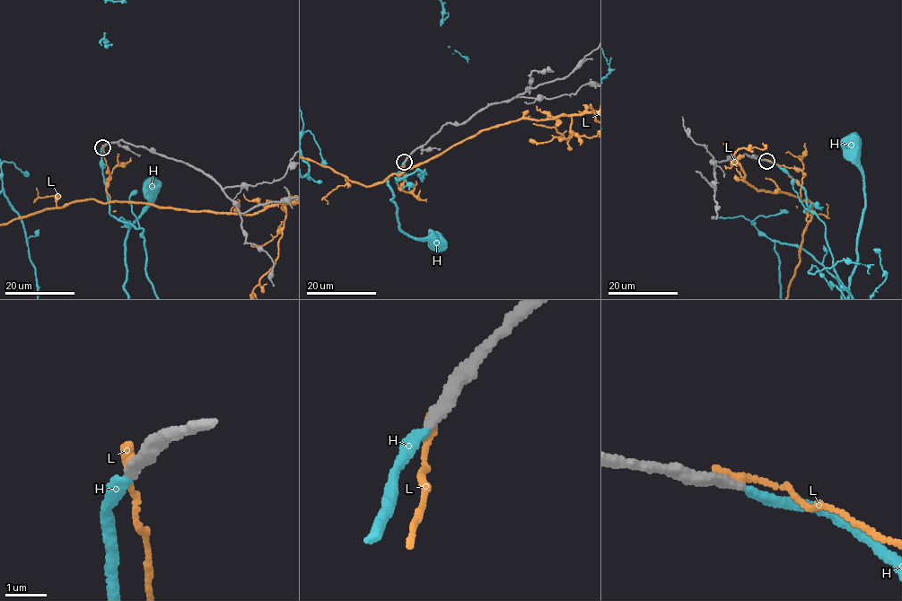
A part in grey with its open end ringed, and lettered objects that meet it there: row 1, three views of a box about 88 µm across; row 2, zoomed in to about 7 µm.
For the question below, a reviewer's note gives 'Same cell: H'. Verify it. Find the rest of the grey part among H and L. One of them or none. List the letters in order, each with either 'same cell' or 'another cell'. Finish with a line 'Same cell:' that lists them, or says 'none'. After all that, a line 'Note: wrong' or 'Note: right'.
H: same cell
L: another cell
Same cell: H
Note: right

